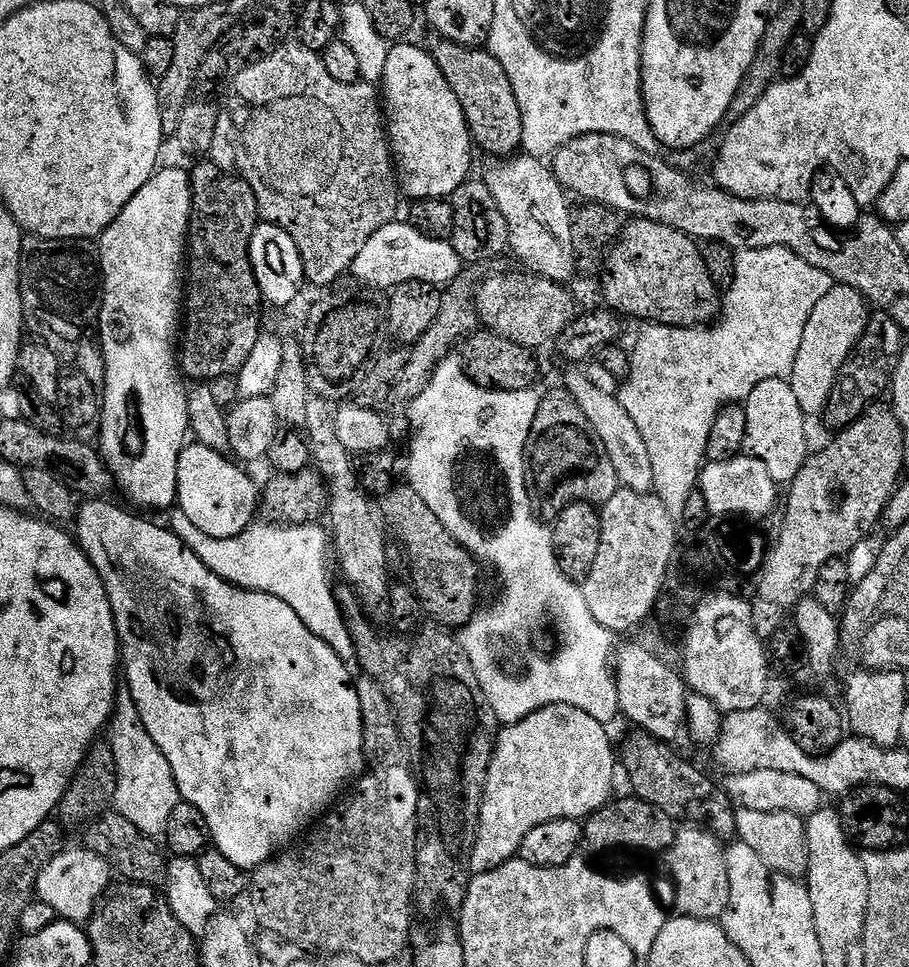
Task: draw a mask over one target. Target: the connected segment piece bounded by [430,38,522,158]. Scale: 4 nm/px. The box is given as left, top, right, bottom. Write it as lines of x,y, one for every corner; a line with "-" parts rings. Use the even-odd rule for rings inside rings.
443,38
435,42
430,48
432,57
462,106
473,141
494,158
511,157
522,145
522,114
506,70
487,50

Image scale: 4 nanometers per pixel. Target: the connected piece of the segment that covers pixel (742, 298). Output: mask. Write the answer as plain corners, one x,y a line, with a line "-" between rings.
749,248
741,251
736,257
736,275
736,279
732,281
727,289
727,292
729,291
728,296
726,292
722,300
722,318
717,319
711,326
671,328
665,324
648,324
641,327
635,337
637,342
635,369
627,370
626,378
628,378
628,381
625,382
624,380
619,385
618,397
622,408
630,415
632,422
637,423
639,431
648,441
650,463
654,470
655,495
660,497
660,501
664,503
666,510
673,518
680,518
680,515
688,508
688,499
691,498
692,492
694,496
697,491
698,481
706,463
708,439
720,412
728,405
739,405
741,402
747,401
749,394
754,390
754,386
758,386
762,382
788,380
791,377
794,362
798,358
798,350
802,346
802,334
806,330
806,322
810,318
814,306
818,306
818,302
822,302
822,298
826,298
826,294
830,294
830,290
834,287
832,277
826,275
822,270
810,266
810,262
806,262
801,256
794,254
788,248

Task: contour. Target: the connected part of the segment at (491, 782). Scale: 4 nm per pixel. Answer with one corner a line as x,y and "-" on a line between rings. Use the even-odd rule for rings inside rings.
546,706
516,724
507,725
503,731
501,736
495,737
495,752
484,788
487,793
484,827
480,828
480,848
476,848
476,868
486,868
488,871
513,859
520,851
522,838
526,838
534,826
555,820
583,821
603,808
613,795
611,792
612,783
616,780
616,768
618,772
618,752
612,749
609,729
574,706

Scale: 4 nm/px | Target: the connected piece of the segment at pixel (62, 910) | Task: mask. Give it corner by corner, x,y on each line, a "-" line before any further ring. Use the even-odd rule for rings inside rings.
65,849
46,863
43,870
36,876
34,892
41,903
55,910
57,917
71,923
82,924
92,918
94,905
105,895
104,890
110,878
112,878
112,872
108,864
88,849

